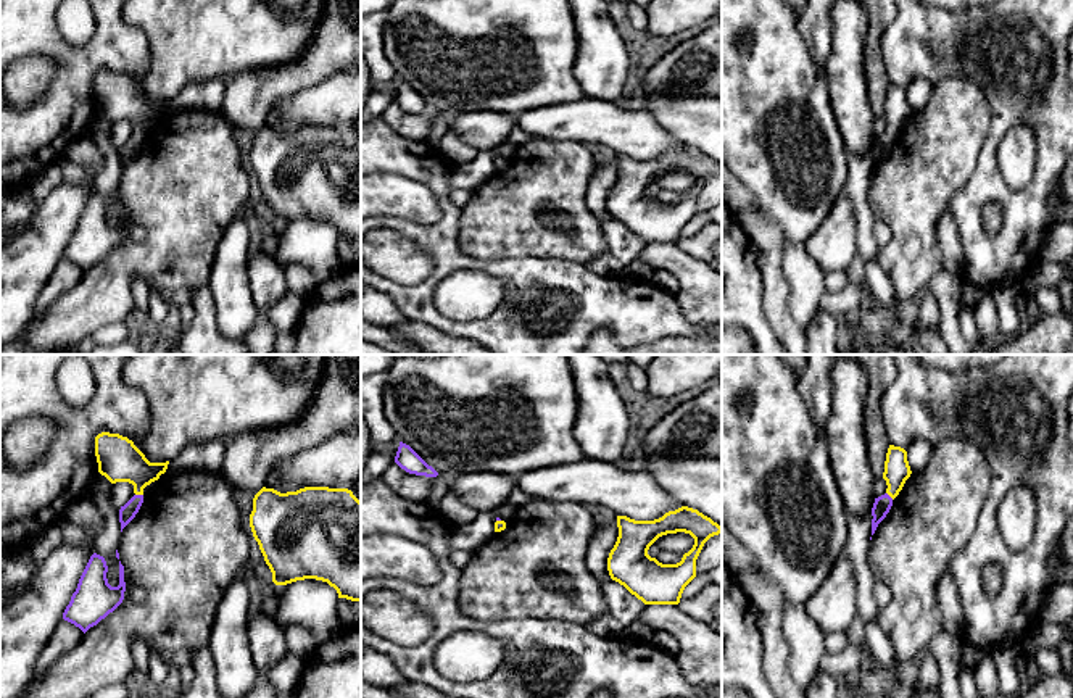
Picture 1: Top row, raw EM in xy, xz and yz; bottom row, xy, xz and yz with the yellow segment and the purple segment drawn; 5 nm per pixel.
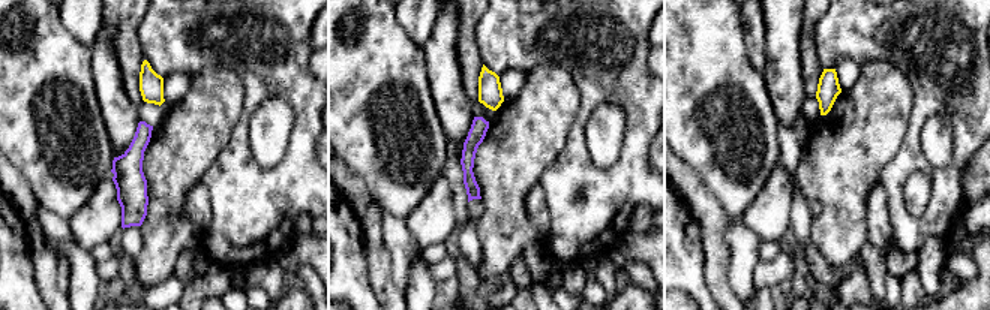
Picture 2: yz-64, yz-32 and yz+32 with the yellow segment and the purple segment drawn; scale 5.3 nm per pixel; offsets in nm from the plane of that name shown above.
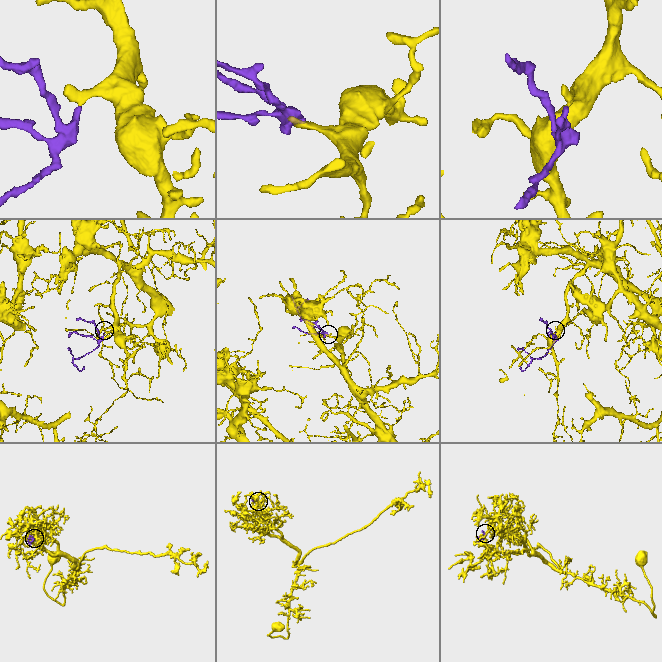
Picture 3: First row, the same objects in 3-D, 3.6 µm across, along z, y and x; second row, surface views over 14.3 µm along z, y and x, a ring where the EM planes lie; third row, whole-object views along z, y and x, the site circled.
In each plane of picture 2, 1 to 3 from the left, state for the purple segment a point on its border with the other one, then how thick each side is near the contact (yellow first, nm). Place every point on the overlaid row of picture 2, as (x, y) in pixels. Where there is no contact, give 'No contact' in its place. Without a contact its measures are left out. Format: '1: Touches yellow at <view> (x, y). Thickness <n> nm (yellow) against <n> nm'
1: No contact
2: No contact
3: No contact

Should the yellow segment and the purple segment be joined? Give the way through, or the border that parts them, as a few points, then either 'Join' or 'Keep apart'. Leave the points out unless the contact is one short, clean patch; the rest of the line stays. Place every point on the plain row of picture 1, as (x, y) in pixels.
Path across: xy (120, 99), (139, 118), (139, 132), (131, 147). Join

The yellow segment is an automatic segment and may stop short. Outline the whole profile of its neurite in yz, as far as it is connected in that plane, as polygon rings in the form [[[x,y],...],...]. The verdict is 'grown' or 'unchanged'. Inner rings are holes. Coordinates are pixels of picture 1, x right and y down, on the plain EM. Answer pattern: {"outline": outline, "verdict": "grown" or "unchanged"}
{"outline": [[[889,84],[883,111],[888,127],[884,134],[875,137],[872,147],[872,174],[875,172],[878,163],[889,152],[893,139],[899,134],[910,113],[912,110],[907,100],[907,90],[901,85]]], "verdict": "grown"}

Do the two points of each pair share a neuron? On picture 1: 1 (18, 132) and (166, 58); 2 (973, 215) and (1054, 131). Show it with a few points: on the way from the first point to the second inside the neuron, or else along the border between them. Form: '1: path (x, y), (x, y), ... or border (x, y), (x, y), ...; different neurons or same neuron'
1: border (142, 29), (150, 44), (150, 63), (132, 79); different neurons
2: path (999, 197), (1025, 197), (1048, 174), (1049, 162); same neuron

